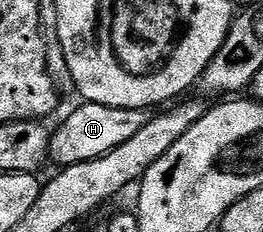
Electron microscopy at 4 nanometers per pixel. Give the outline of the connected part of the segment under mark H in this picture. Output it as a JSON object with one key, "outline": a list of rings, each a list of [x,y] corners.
{"outline":[[[81,102],[81,105],[58,126],[49,141],[49,155],[57,166],[68,166],[79,162],[91,162],[135,138],[151,119],[144,108],[112,108],[102,104]]]}

